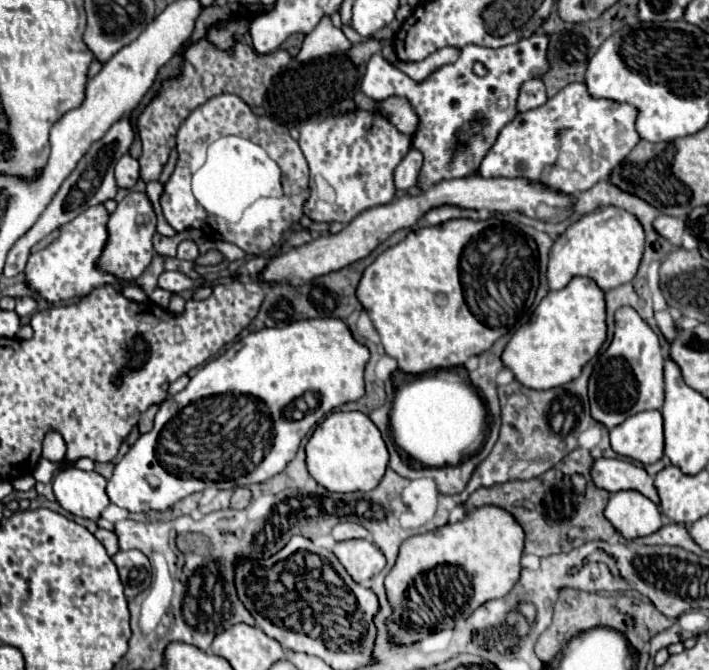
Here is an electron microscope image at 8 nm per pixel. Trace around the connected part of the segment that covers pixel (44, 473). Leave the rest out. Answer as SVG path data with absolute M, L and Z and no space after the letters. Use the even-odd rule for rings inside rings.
M41 459L41 461L37 463L35 471L33 471L33 477L35 477L37 481L41 481L41 483L49 483L53 471L59 469L61 465L63 465L63 463L51 463L51 461L47 461L47 459Z

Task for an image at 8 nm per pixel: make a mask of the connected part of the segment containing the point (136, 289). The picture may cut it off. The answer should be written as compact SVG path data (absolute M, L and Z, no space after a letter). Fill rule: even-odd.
M125 285L123 287L123 295L127 299L131 299L131 301L139 301L139 303L147 301L147 295L145 295L145 291L139 285Z

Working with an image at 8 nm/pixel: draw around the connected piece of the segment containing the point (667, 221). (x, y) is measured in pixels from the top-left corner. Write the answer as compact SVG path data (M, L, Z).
M659 215L655 221L653 221L653 229L665 237L671 245L679 247L681 245L681 235L685 231L685 223L681 219L675 219L675 217L669 217L669 215Z

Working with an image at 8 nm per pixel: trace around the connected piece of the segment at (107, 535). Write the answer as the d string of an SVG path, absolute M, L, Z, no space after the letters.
M97 529L95 531L95 537L103 543L103 547L107 549L109 555L115 555L119 551L119 541L117 541L117 535L113 531L107 531L107 529Z

